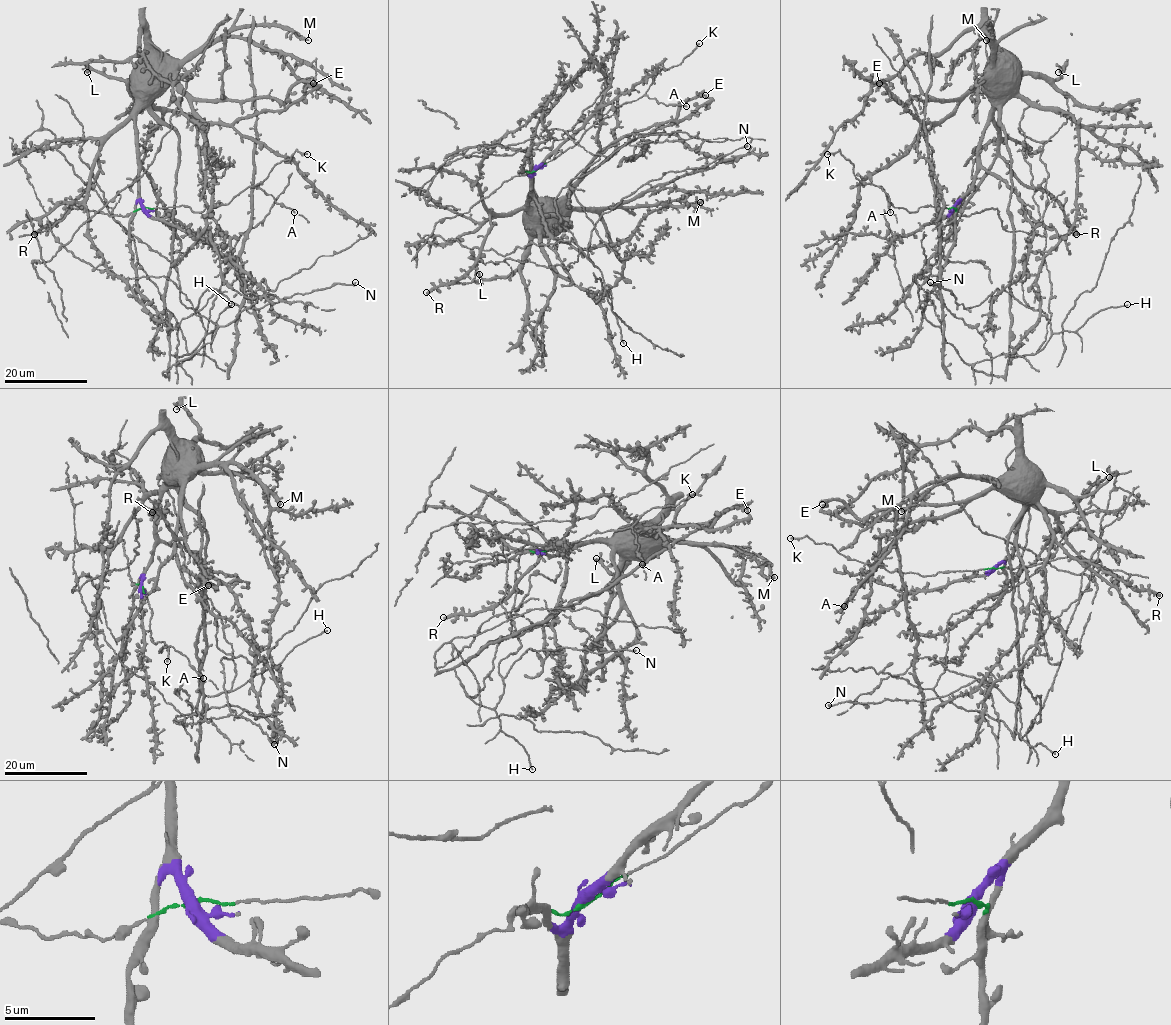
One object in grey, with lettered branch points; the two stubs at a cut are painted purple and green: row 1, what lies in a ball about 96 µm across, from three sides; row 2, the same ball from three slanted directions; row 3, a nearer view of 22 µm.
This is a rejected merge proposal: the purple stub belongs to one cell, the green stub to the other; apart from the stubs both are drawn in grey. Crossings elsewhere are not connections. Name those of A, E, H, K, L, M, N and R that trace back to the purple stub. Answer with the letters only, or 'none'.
E, H, L, M, N, R

